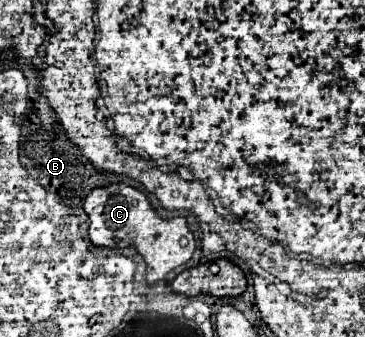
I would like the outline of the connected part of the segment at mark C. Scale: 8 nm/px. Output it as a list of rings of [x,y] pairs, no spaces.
[[[109,184],[105,188],[95,188],[85,200],[85,212],[91,220],[89,240],[97,248],[125,248],[133,246],[147,264],[147,284],[159,284],[177,266],[191,260],[195,250],[193,232],[189,230],[185,218],[163,220],[151,208],[147,196],[127,184]]]

